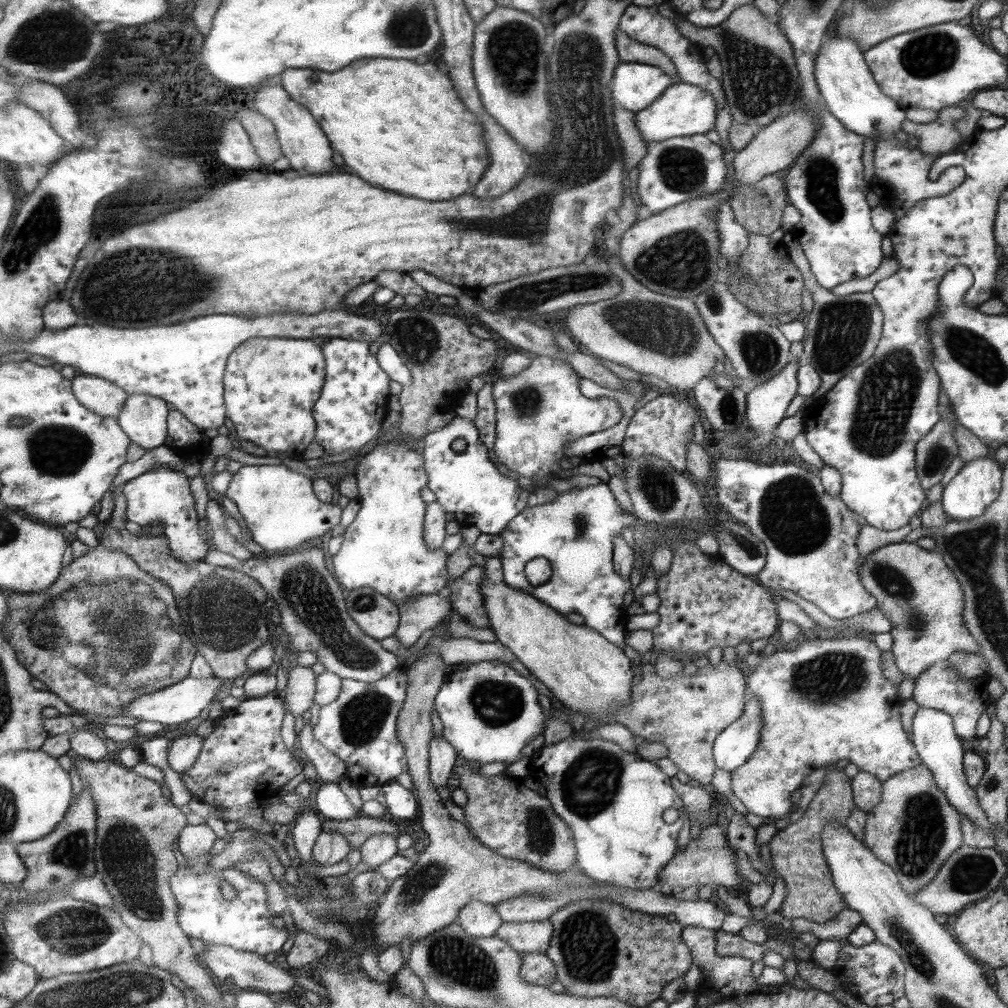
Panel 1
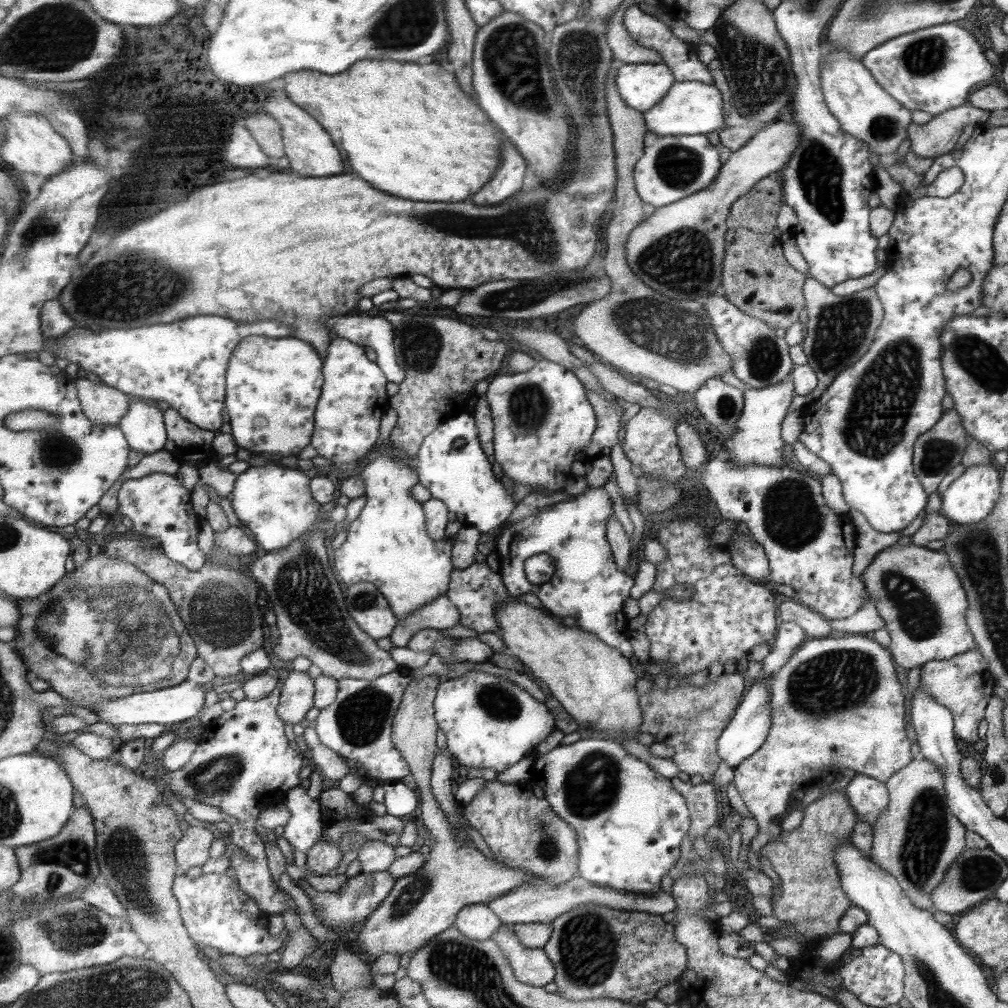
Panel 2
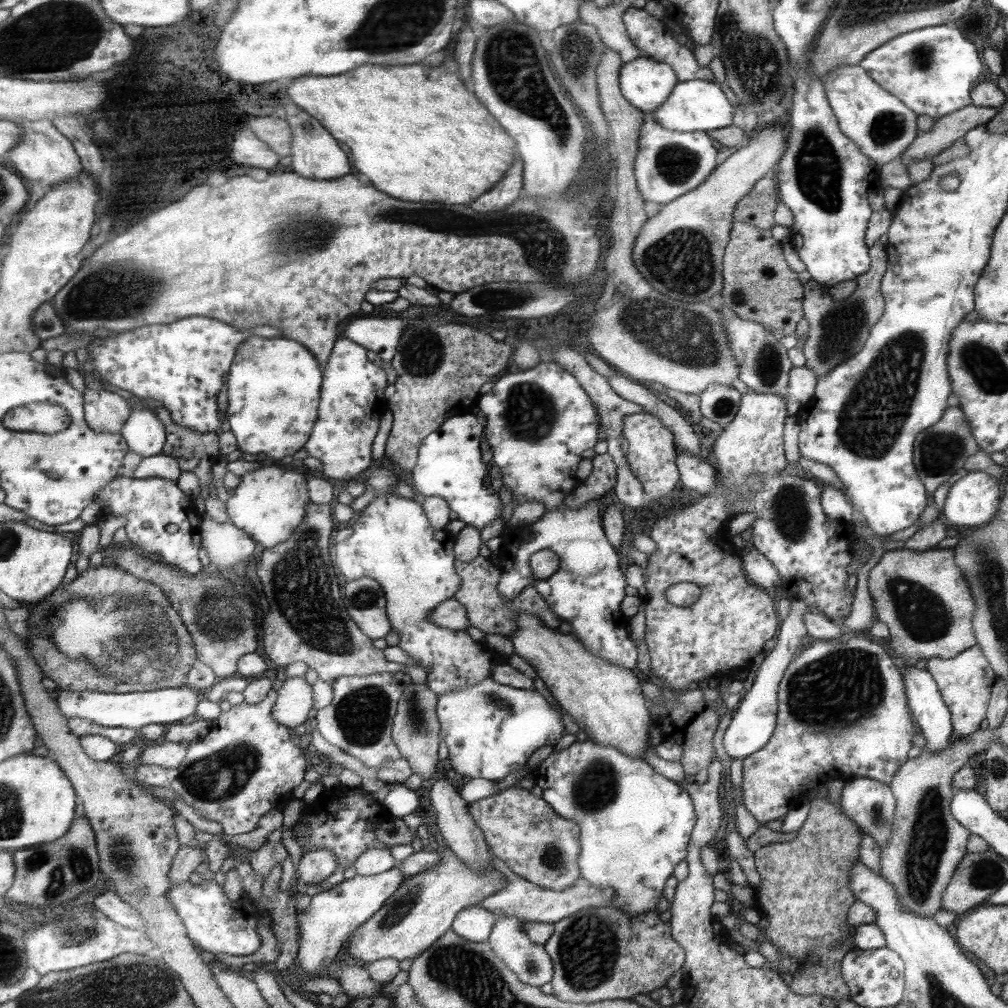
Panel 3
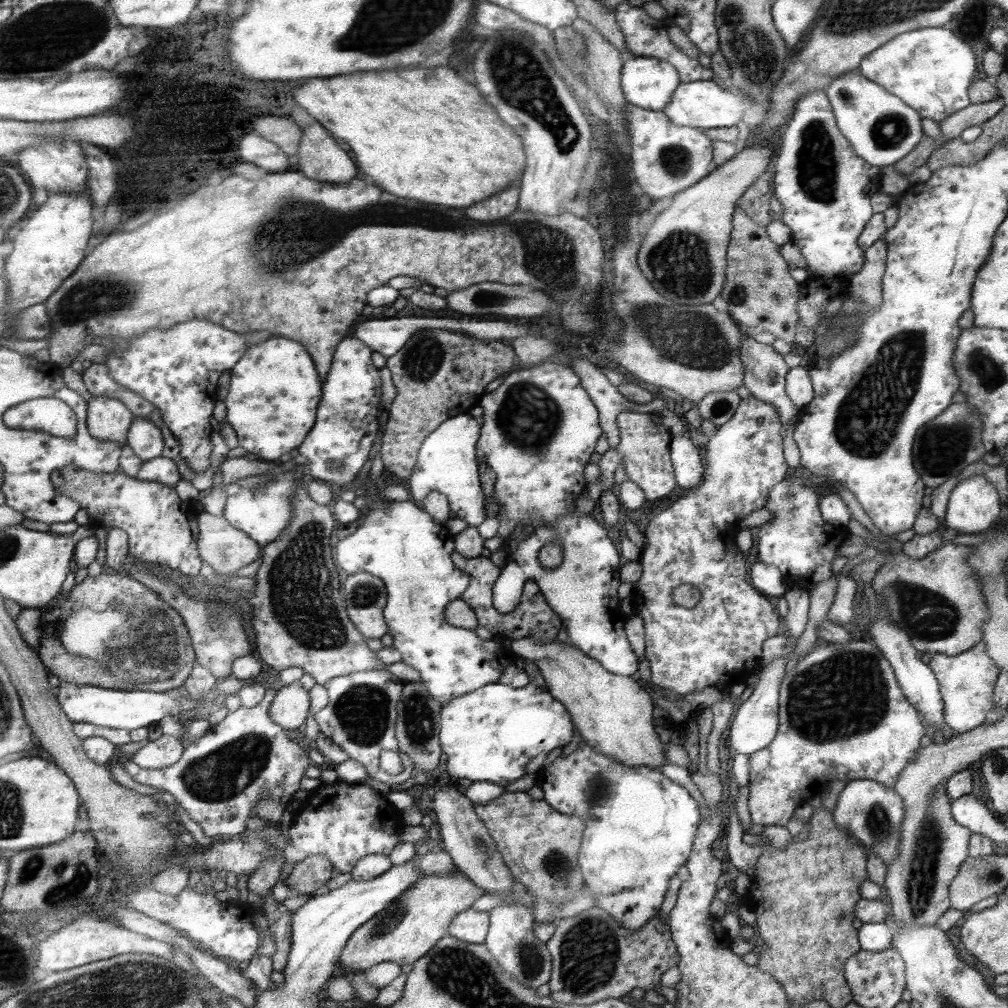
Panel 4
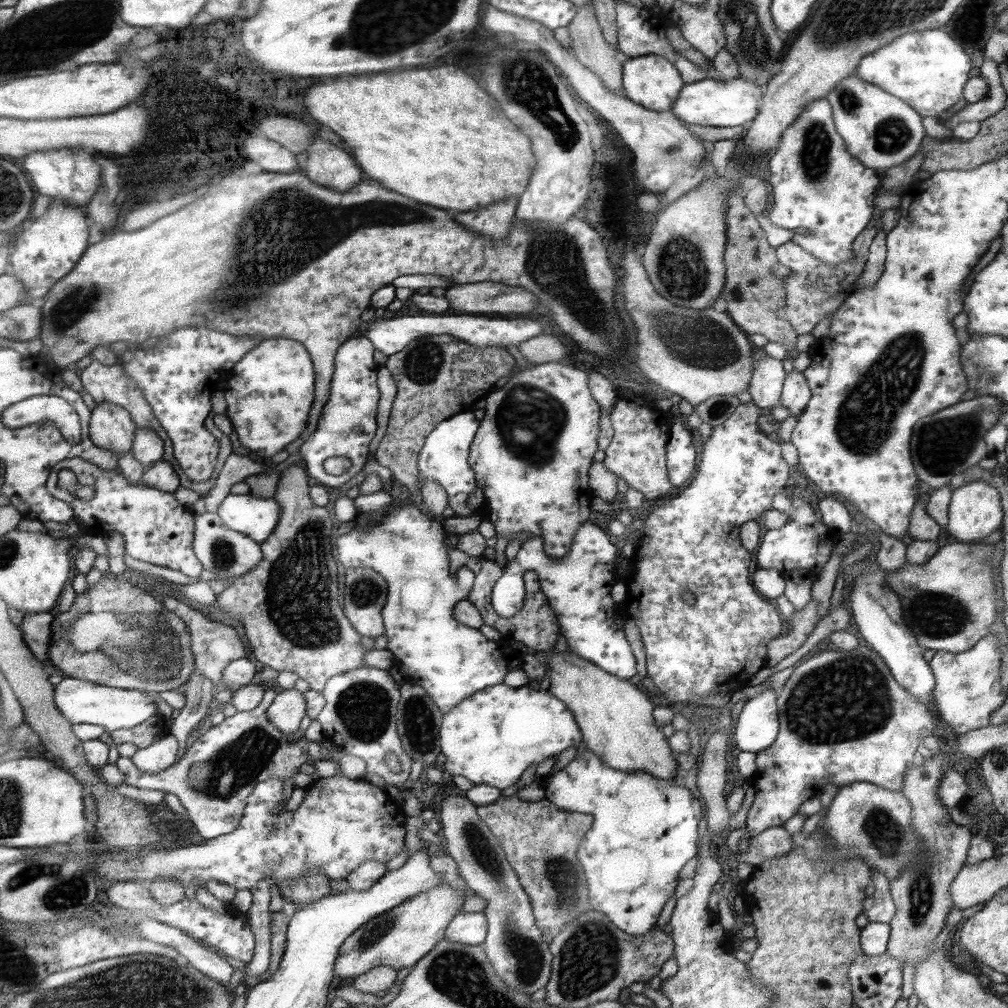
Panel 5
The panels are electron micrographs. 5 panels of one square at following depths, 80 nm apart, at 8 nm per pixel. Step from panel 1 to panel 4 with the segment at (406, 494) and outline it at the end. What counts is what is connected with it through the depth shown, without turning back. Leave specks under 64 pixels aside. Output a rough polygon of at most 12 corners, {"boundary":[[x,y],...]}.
{"boundary":[[416,501],[367,512],[333,555],[387,591],[401,663],[441,705],[514,655],[444,617],[470,578]]}

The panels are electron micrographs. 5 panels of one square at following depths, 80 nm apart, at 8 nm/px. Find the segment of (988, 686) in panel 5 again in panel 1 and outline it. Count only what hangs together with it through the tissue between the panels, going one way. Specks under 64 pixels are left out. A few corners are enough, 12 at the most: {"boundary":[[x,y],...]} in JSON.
{"boundary":[[945,661],[921,671],[912,699],[949,714],[975,741],[990,705],[989,676],[965,678]]}

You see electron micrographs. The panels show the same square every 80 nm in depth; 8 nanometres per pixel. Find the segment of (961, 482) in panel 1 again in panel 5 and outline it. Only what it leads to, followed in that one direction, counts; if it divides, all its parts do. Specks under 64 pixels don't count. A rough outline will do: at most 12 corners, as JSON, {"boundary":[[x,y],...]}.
{"boundary":[[976,480],[951,491],[949,536],[979,543],[999,530],[1000,493]]}

